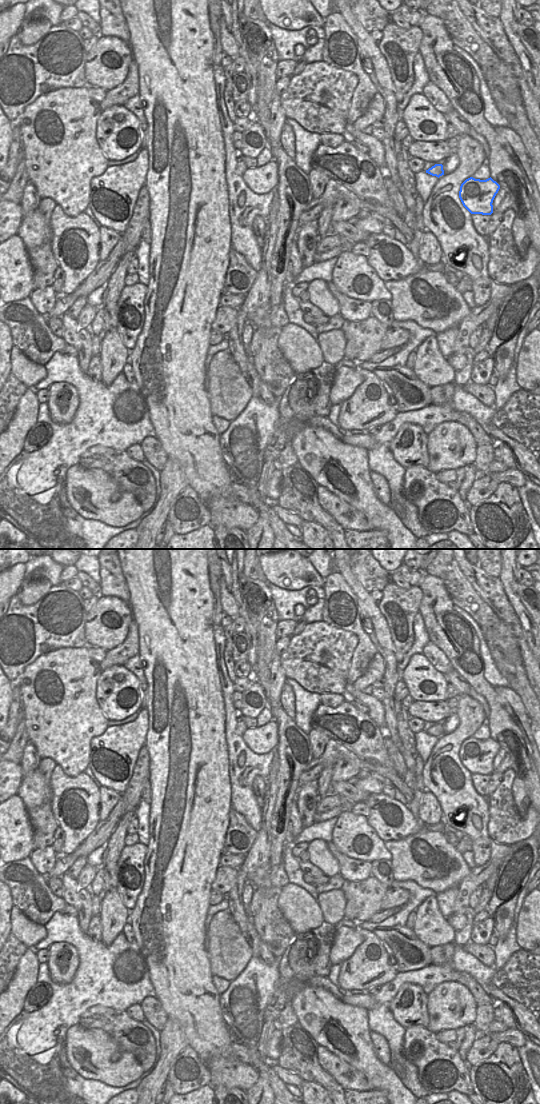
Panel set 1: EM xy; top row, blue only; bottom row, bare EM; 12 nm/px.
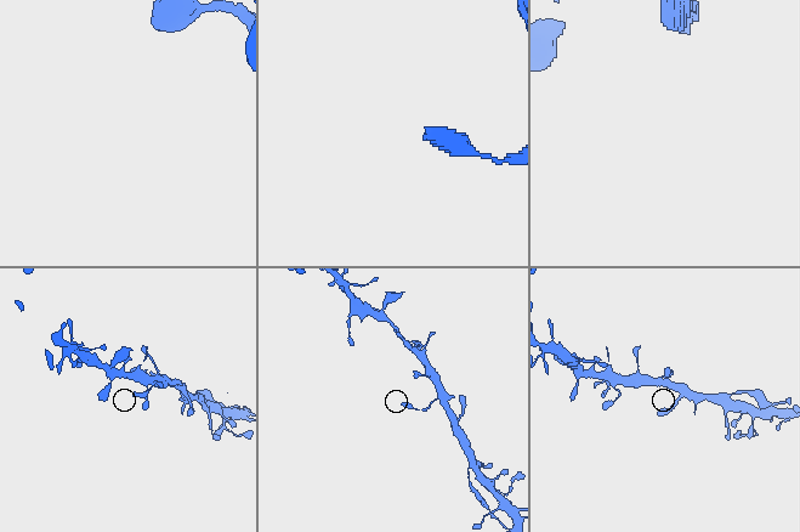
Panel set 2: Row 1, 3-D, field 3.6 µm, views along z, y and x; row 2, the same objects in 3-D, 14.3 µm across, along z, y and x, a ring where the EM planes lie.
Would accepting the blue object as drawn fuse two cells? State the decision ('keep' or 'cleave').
keep

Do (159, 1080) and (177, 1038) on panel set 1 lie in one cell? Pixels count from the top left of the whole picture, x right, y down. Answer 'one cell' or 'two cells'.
one cell

